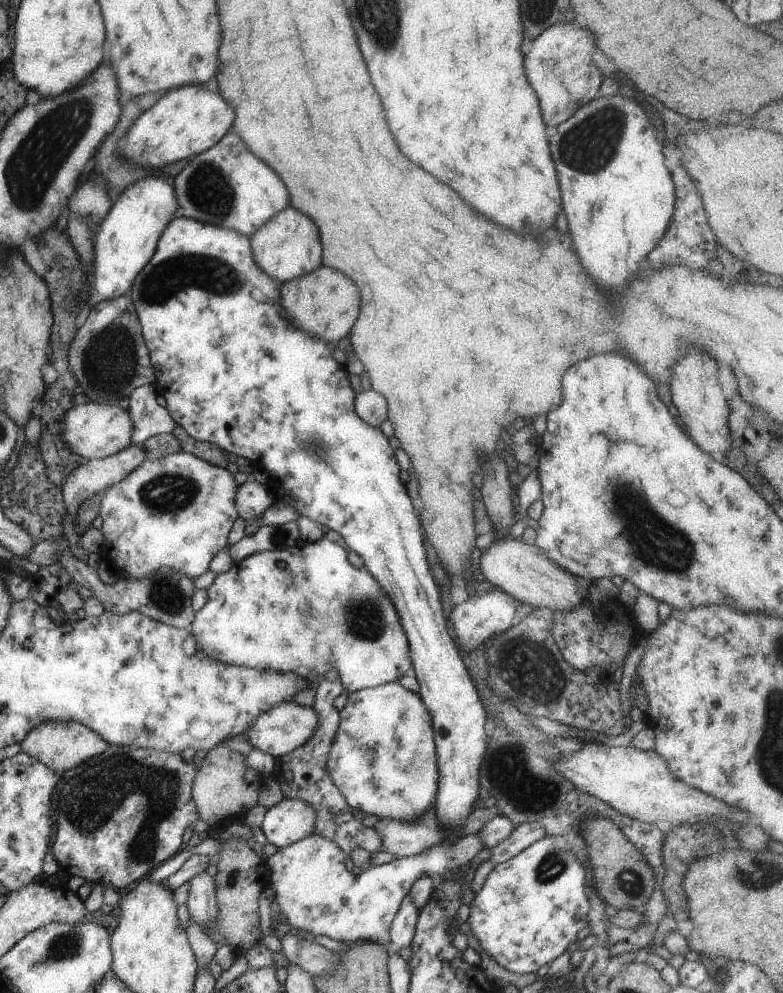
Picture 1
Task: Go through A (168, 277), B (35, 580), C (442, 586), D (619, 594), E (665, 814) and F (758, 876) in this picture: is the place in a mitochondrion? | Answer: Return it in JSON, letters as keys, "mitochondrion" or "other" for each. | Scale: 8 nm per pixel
{"A":"mitochondrion","B":"other","C":"other","D":"other","E":"other","F":"mitochondrion"}

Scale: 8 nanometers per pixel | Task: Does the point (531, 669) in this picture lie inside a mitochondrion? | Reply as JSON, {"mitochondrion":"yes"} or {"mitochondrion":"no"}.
{"mitochondrion":"yes"}

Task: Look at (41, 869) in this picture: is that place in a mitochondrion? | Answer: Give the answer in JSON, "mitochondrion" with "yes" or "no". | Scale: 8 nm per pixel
{"mitochondrion":"no"}

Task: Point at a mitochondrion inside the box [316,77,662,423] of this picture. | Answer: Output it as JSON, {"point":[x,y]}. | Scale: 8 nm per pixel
{"point":[587,147]}

